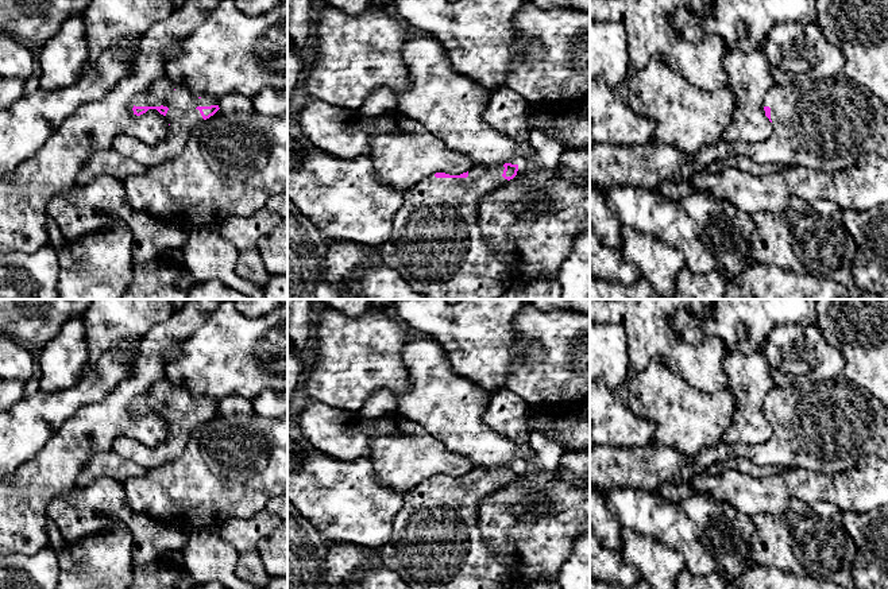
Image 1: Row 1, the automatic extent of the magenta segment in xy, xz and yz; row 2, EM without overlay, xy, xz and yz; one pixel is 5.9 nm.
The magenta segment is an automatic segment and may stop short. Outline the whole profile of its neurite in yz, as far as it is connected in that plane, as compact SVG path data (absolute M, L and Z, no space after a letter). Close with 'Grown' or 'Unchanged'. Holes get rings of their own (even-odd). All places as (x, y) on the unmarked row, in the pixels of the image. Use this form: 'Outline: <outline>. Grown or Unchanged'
Outline: M843 373L810 388L773 387L765 398L764 412L773 434L762 445L721 442L717 447L706 447L692 457L684 456L676 447L653 442L641 447L592 445L590 488L609 491L633 487L652 491L663 484L680 484L703 474L710 465L729 458L744 458L758 466L807 469L826 474L842 473L868 454L888 458L888 406Z. Grown

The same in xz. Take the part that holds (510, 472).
Outline: M476 466L460 477L436 474L405 492L402 508L394 518L391 538L377 550L377 558L387 569L399 574L410 589L511 589L514 586L509 569L501 557L493 553L482 539L479 528L479 505L483 499L498 492L517 477L518 466Z. Grown

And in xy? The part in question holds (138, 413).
Outline: M163 377L154 384L147 396L134 402L132 412L136 418L148 411L157 411L163 416L169 425L165 442L158 447L150 447L120 435L113 441L112 450L144 469L171 462L184 452L190 433L220 411L219 403L208 398L194 399L182 387L173 387Z. Grown

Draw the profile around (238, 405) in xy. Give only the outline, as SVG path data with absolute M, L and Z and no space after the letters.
M232 395L221 400L219 403L219 410L220 411L227 410L235 414L244 414L244 415L254 414L252 402L238 395Z

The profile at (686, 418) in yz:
M659 359L628 381L628 391L628 406L633 414L656 425L652 442L676 447L684 456L692 457L706 447L717 447L734 418L736 399L729 387L714 394L702 392Z

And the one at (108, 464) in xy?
M113 450L94 453L80 472L76 488L86 487L99 477L109 477L123 484L134 477L143 476L146 470L143 466L119 456Z

